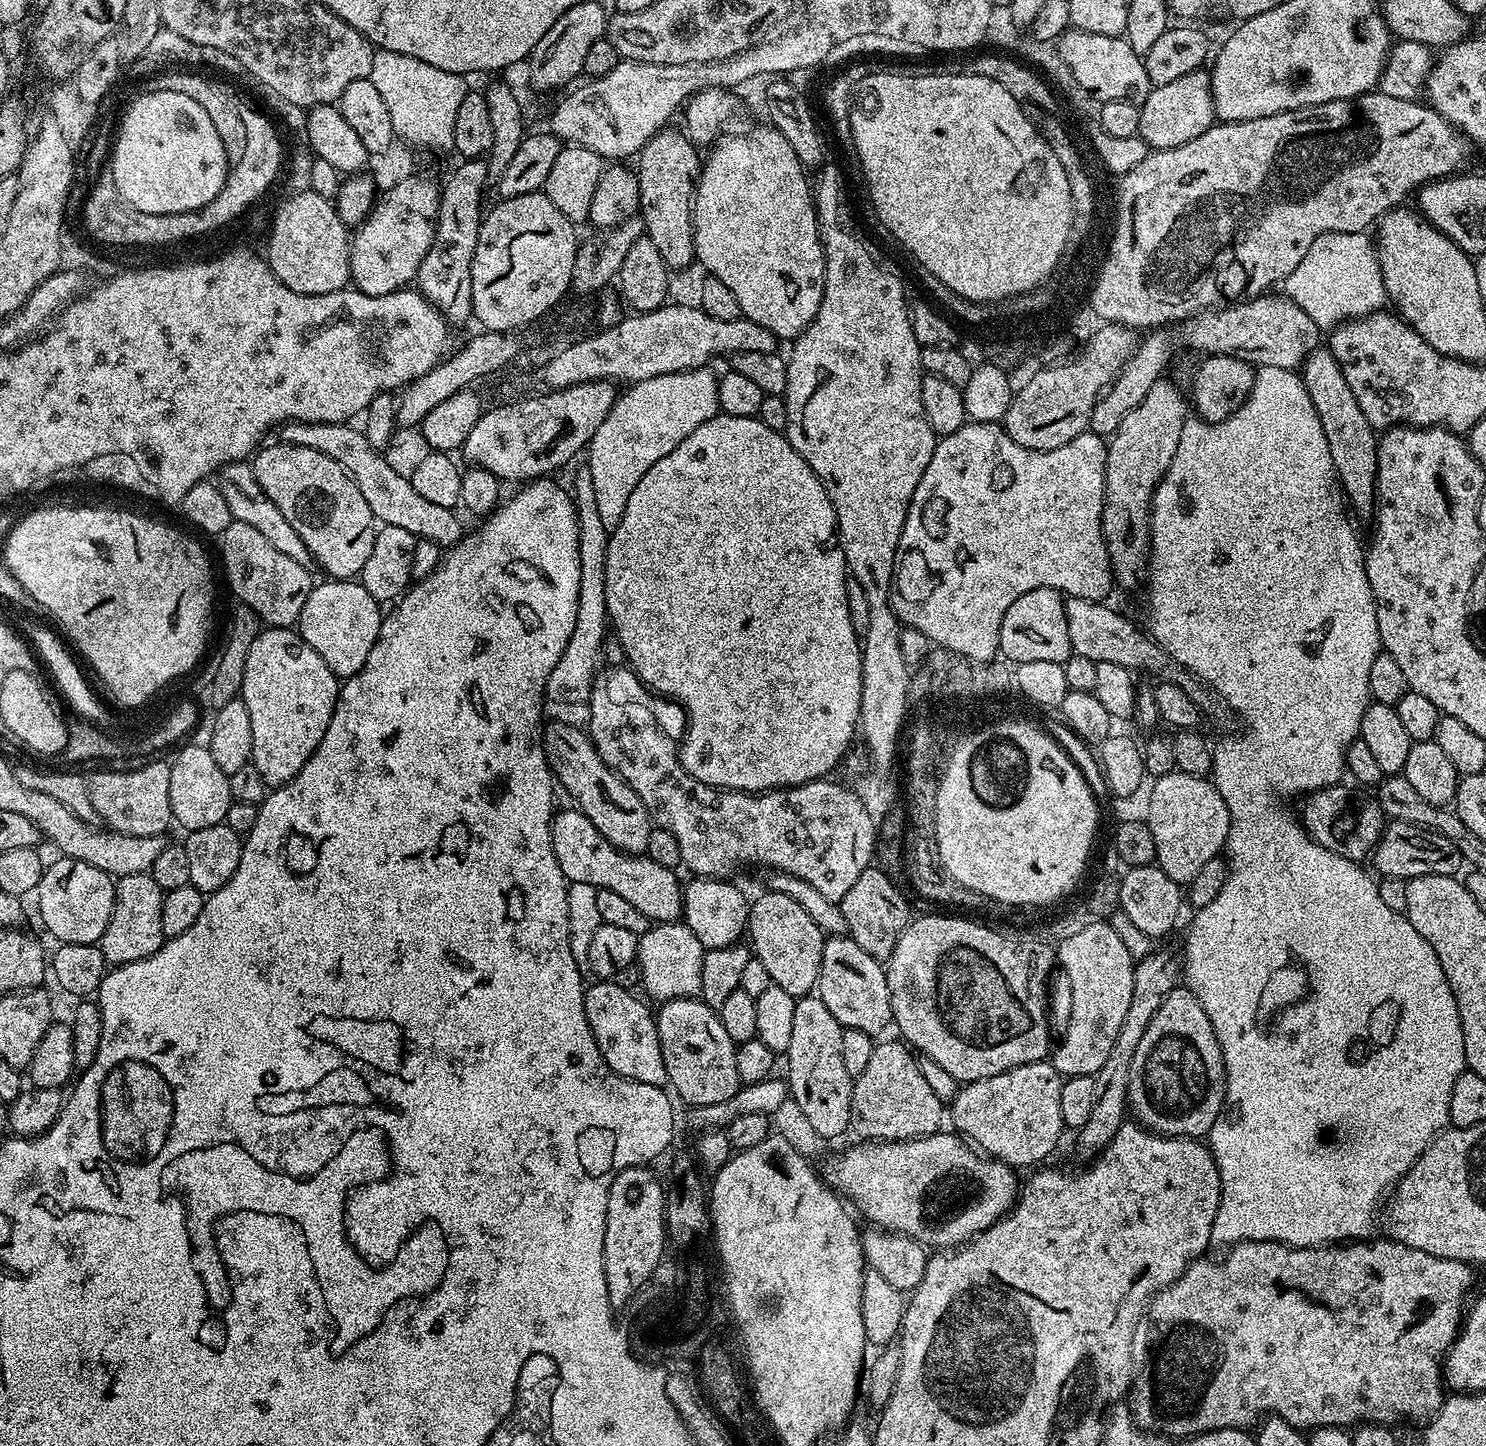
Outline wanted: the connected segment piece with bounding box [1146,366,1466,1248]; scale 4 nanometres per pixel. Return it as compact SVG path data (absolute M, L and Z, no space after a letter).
M1260 366L1255 369L1250 394L1246 397L1243 404L1231 416L1226 417L1225 420L1209 422L1199 418L1189 418L1186 421L1182 426L1182 438L1178 438L1178 450L1174 450L1174 458L1170 462L1166 474L1160 479L1156 493L1152 496L1152 522L1150 525L1152 543L1150 545L1150 559L1146 573L1146 588L1148 584L1147 631L1156 643L1162 645L1168 651L1169 658L1175 663L1181 664L1186 670L1193 672L1199 680L1208 684L1218 693L1221 701L1227 707L1229 704L1244 719L1245 724L1244 732L1238 733L1237 736L1228 736L1220 745L1215 745L1212 748L1212 770L1210 776L1216 785L1218 794L1222 794L1222 802L1226 802L1226 810L1230 814L1230 822L1232 823L1228 831L1228 842L1226 845L1228 877L1222 886L1222 890L1218 890L1218 898L1214 898L1214 902L1210 902L1210 906L1199 909L1195 913L1196 917L1189 922L1188 933L1184 936L1184 960L1182 956L1183 983L1196 995L1198 1002L1202 1002L1202 1010L1206 1010L1206 1014L1214 1026L1214 1034L1218 1038L1220 1049L1224 1055L1224 1074L1226 1077L1224 1111L1216 1119L1214 1126L1208 1131L1206 1137L1206 1143L1212 1149L1212 1156L1215 1157L1216 1165L1220 1171L1220 1205L1218 1206L1218 1214L1214 1218L1214 1226L1212 1227L1212 1244L1216 1246L1218 1244L1231 1246L1239 1244L1241 1240L1277 1240L1279 1244L1288 1244L1292 1248L1318 1248L1321 1246L1332 1246L1337 1242L1348 1242L1353 1238L1367 1237L1364 1235L1372 1228L1372 1203L1384 1191L1387 1193L1399 1181L1401 1176L1405 1176L1412 1169L1412 1164L1425 1152L1429 1144L1449 1127L1450 1094L1454 1094L1454 1082L1458 1082L1458 1078L1466 1071L1464 1035L1462 1034L1462 1022L1460 1021L1458 1006L1456 1005L1456 994L1450 990L1450 982L1442 970L1442 962L1438 962L1438 954L1434 954L1434 946L1430 946L1430 942L1426 942L1426 938L1422 938L1422 934L1418 934L1418 930L1414 930L1414 926L1405 913L1389 910L1382 903L1382 898L1378 895L1377 881L1375 879L1371 880L1360 869L1363 867L1357 861L1342 858L1338 854L1334 854L1334 850L1326 850L1326 846L1322 846L1318 841L1312 839L1304 831L1304 825L1298 819L1297 813L1295 816L1284 805L1284 800L1280 797L1296 796L1299 792L1311 794L1319 792L1322 788L1330 788L1341 783L1340 775L1343 777L1346 772L1348 747L1358 739L1360 727L1362 726L1362 714L1366 714L1370 703L1368 695L1370 665L1374 663L1376 655L1381 652L1382 645L1380 635L1378 634L1376 599L1364 569L1365 549L1362 547L1362 544L1360 548L1360 540L1356 537L1356 532L1352 529L1351 523L1353 524L1353 521L1346 511L1346 501L1342 495L1340 481L1336 479L1336 467L1330 458L1330 446L1326 446L1326 434L1322 430L1322 422L1318 418L1318 410L1314 410L1314 402L1310 402L1310 394L1306 394L1306 386L1303 379L1293 369L1279 368L1278 366Z

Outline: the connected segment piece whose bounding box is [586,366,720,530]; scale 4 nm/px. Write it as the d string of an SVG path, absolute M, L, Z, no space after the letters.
M711 367L692 368L689 372L675 372L674 374L662 374L654 378L637 380L631 386L617 395L610 414L594 430L594 438L586 449L586 467L590 470L590 478L594 478L594 503L598 506L598 514L602 517L602 526L609 530L622 522L622 514L626 510L626 502L630 502L630 494L634 494L634 486L642 482L642 474L658 462L658 458L666 458L686 434L698 430L702 422L714 418L720 412L718 402L718 386L716 385L717 373L711 372Z

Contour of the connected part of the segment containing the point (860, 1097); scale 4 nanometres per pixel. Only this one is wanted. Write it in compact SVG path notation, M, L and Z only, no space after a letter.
M876 1044L874 1054L870 1054L870 1062L862 1074L855 1077L852 1085L852 1110L854 1113L854 1128L861 1132L861 1137L872 1142L881 1140L914 1140L918 1136L932 1136L941 1131L943 1120L946 1120L946 1108L939 1098L930 1090L926 1078L922 1078L920 1060L910 1051L909 1045Z

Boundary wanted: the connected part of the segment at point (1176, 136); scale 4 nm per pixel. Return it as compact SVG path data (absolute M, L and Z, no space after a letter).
M1207 71L1191 72L1174 82L1155 85L1152 93L1146 98L1146 102L1140 105L1140 139L1147 142L1149 149L1177 148L1202 134L1207 128L1211 128L1216 120L1216 112L1212 109L1212 90L1210 76Z

